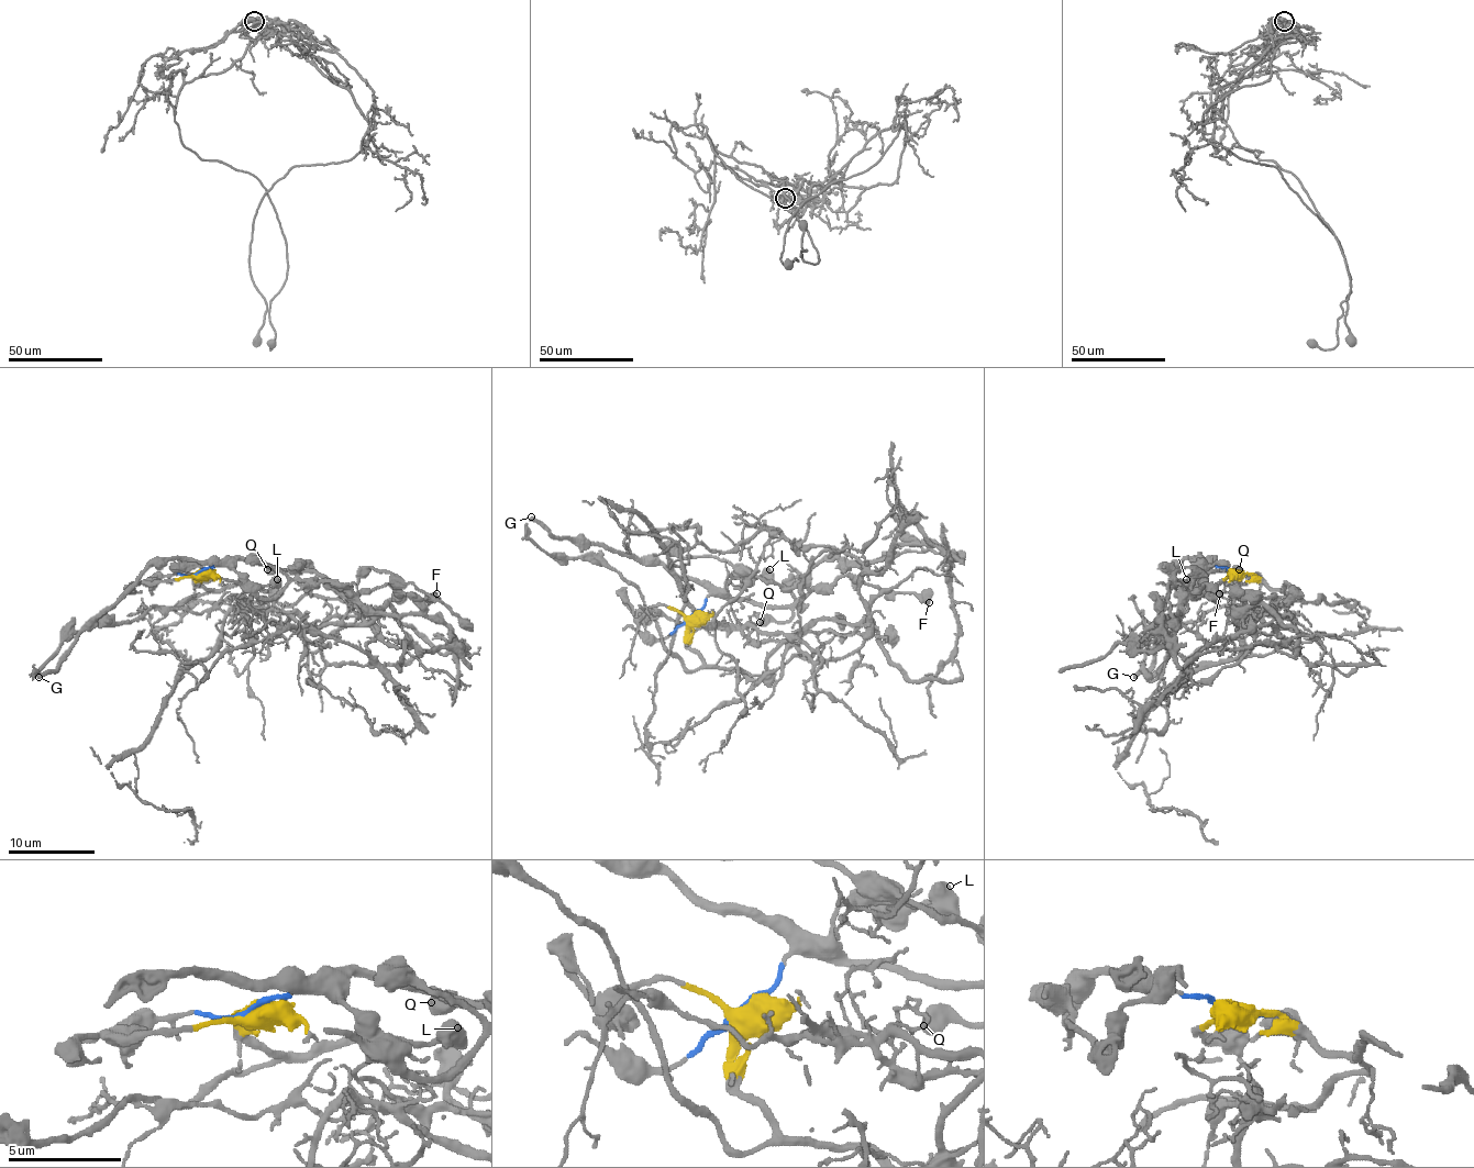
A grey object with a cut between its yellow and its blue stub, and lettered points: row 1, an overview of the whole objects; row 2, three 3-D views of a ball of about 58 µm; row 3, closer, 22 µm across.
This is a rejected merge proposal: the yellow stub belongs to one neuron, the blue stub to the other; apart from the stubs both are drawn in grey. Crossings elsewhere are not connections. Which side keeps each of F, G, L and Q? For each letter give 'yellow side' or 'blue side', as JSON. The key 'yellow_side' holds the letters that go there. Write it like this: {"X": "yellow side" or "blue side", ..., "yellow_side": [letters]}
{"F": "blue side", "G": "blue side", "L": "blue side", "Q": "blue side", "yellow_side": []}

